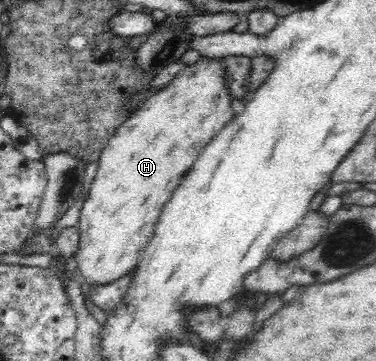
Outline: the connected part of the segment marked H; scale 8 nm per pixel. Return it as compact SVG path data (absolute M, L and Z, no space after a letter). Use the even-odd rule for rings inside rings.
M199 57L116 128L97 160L98 171L77 225L80 247L73 256L87 284L111 283L136 268L138 255L152 239L157 218L173 190L205 144L235 116L231 109L235 96L224 80L227 67L223 57Z

